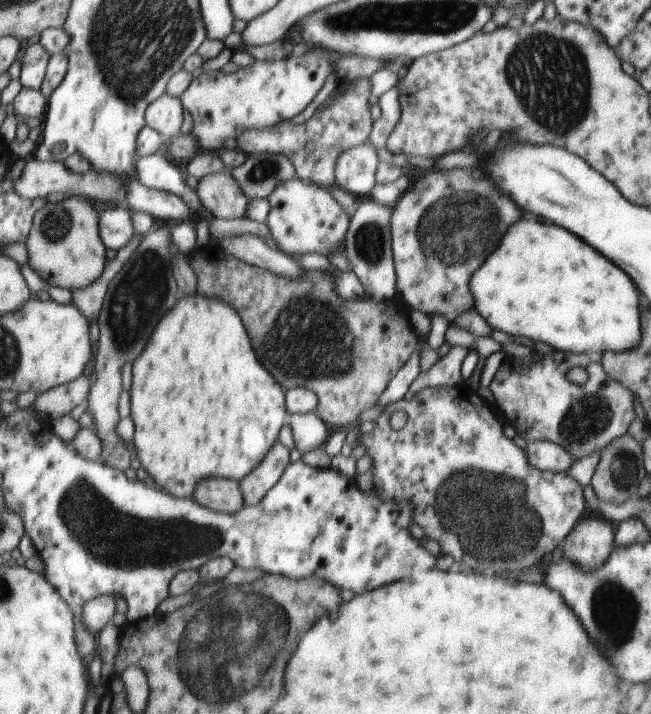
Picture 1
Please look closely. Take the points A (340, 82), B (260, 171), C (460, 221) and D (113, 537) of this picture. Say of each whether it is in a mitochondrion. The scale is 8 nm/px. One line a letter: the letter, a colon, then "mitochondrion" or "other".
A: other
B: mitochondrion
C: mitochondrion
D: mitochondrion

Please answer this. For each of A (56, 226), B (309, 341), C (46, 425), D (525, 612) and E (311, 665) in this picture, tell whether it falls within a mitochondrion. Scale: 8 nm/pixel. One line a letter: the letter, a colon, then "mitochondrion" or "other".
A: mitochondrion
B: mitochondrion
C: other
D: other
E: other

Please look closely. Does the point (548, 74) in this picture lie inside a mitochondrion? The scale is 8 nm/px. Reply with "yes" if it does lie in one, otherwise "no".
yes

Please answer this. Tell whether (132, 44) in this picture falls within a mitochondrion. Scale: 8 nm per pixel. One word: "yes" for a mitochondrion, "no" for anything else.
yes

